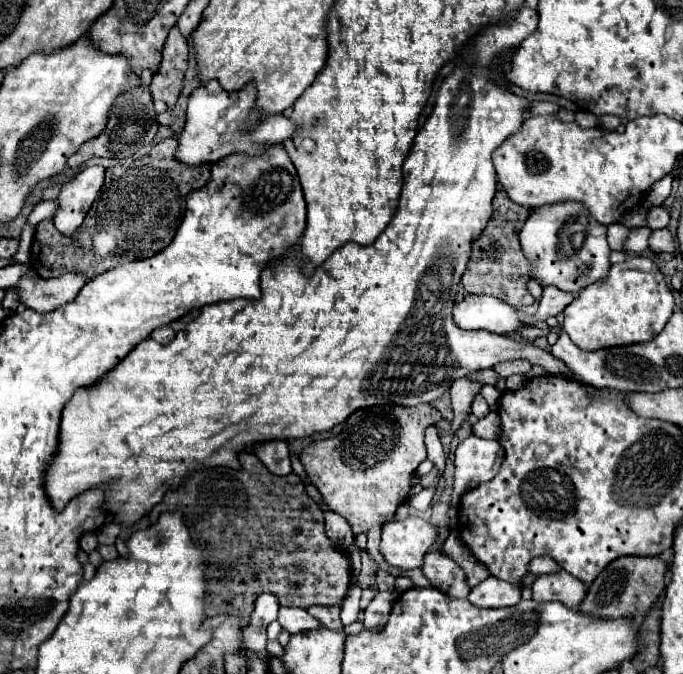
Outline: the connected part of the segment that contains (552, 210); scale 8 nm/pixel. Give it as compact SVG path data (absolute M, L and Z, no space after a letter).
M576 201L532 209L520 231L520 243L534 269L532 277L538 279L542 287L556 285L562 291L578 293L594 281L604 279L610 269L606 227L594 221L594 217L586 213L586 207Z

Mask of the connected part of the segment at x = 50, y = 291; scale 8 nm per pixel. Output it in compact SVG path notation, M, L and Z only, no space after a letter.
M28 271L12 289L18 293L22 305L38 313L48 313L60 305L70 303L86 281L86 277L76 273L66 273L54 279L40 279L34 271Z

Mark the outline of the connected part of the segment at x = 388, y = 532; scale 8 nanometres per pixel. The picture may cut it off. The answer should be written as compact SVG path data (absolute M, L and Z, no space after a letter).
M420 517L392 521L384 525L380 553L384 561L400 571L422 567L424 555L436 539L436 527Z

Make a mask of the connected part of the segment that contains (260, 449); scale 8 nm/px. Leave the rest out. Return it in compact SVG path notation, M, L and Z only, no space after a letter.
M268 441L268 445L258 445L254 453L274 475L288 475L292 471L286 441Z

